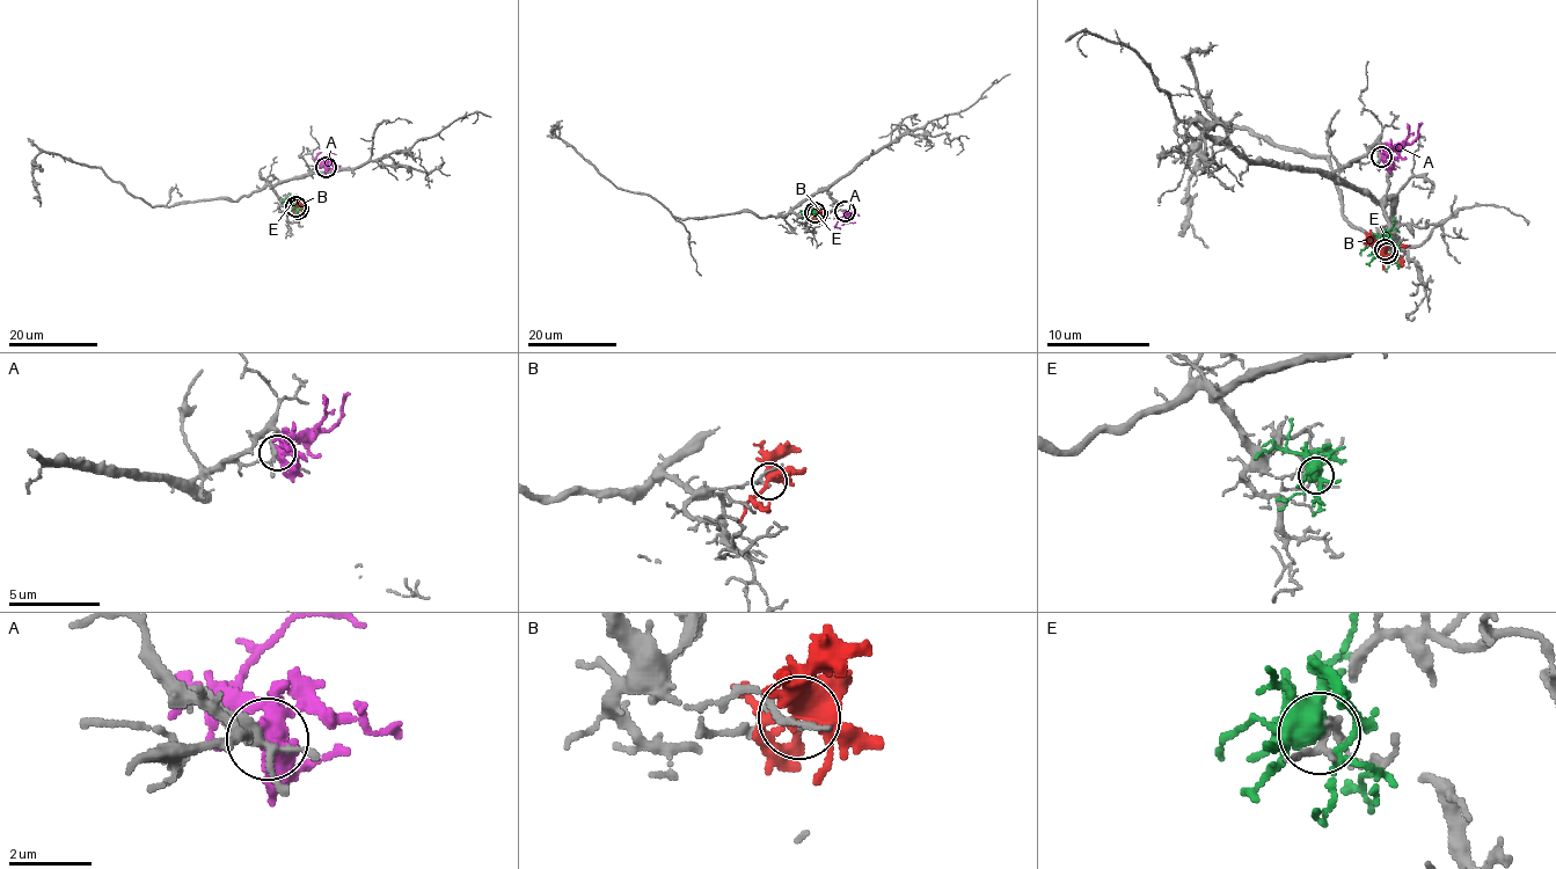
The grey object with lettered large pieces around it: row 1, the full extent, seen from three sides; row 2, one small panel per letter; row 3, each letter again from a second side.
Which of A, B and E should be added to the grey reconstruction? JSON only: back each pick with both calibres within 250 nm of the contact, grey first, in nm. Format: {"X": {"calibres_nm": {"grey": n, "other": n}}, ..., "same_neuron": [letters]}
{"same_neuron": []}

